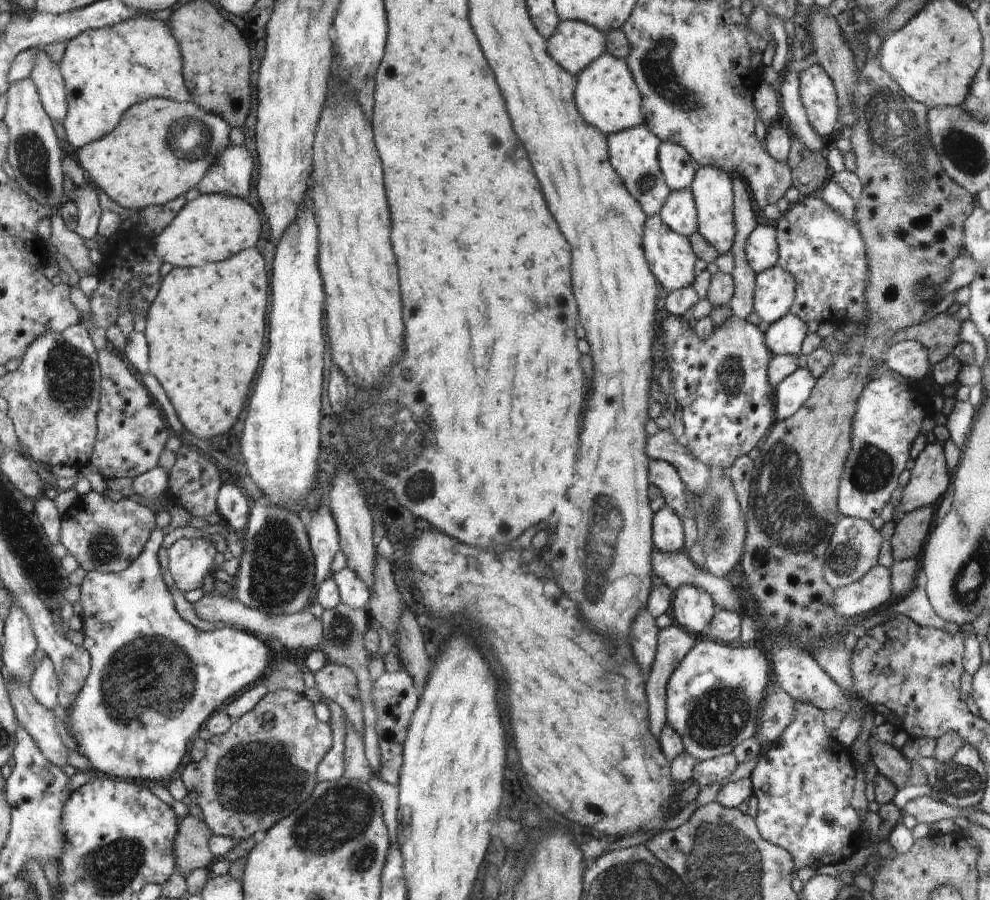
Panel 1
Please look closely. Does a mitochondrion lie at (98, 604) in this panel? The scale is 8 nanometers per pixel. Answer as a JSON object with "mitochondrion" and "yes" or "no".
{"mitochondrion":"no"}

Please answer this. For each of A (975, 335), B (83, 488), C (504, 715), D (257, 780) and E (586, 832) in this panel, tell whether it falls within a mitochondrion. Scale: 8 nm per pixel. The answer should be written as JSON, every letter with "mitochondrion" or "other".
{"A":"other","B":"other","C":"other","D":"mitochondrion","E":"other"}

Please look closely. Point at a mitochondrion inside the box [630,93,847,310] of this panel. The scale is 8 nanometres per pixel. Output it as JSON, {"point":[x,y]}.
{"point":[646,183]}

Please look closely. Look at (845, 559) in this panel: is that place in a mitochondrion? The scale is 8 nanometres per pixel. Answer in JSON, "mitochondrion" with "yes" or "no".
{"mitochondrion":"yes"}

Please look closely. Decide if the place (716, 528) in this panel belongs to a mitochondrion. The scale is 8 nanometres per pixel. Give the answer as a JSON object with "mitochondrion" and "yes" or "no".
{"mitochondrion":"yes"}

